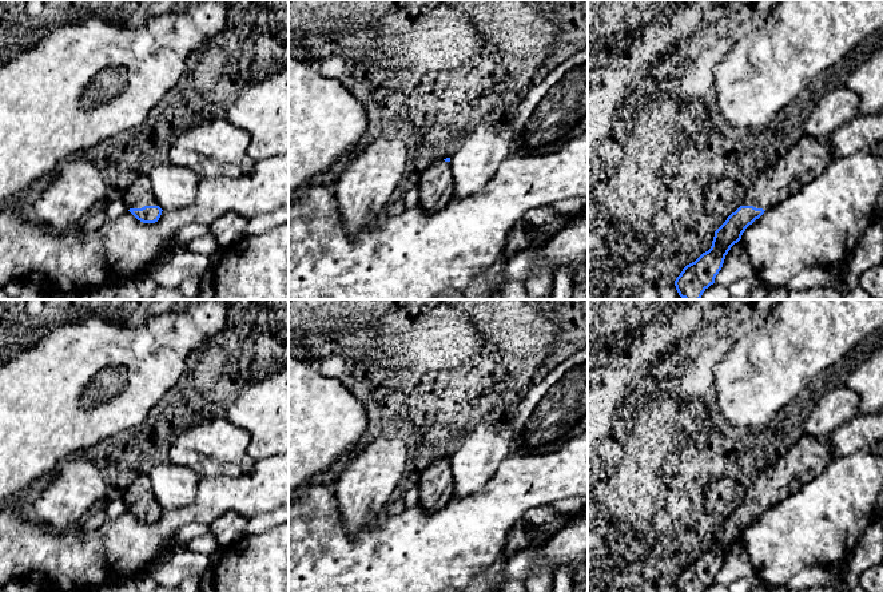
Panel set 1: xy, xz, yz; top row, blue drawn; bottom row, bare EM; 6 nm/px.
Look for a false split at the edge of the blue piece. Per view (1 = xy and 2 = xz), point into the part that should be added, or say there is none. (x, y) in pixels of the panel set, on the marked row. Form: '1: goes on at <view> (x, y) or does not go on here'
1: goes on at xy (138, 194)
2: goes on at xz (436, 185)

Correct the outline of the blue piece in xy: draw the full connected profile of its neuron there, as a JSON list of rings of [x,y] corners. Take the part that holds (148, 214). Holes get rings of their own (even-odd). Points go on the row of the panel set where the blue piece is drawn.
[[[148,175],[138,176],[123,192],[128,211],[143,223],[155,223],[162,215]]]

